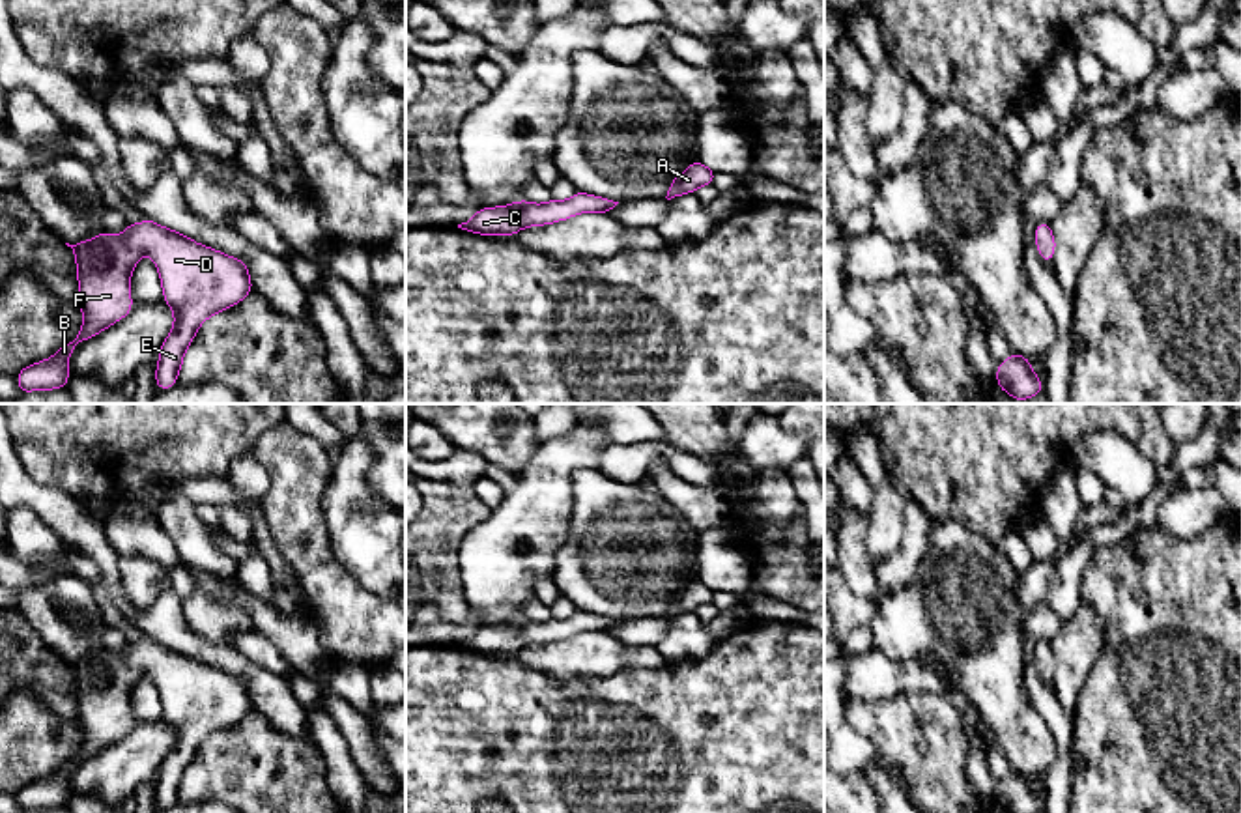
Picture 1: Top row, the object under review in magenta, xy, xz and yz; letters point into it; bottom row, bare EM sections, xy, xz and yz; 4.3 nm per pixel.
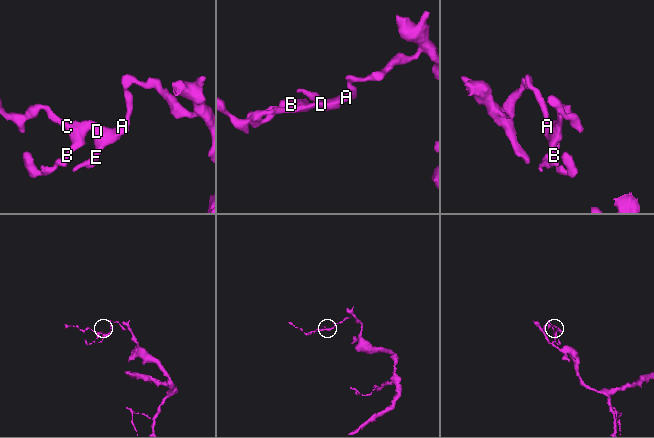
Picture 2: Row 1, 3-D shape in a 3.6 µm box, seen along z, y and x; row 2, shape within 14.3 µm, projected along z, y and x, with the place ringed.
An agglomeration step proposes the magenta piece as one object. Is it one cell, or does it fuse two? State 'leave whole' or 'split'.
leave whole

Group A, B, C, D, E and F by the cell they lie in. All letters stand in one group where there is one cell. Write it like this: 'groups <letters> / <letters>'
groups A B C D E F

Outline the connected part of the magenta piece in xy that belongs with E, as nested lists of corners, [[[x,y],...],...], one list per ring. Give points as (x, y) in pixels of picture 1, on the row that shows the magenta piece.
[[[150,219],[136,224],[127,224],[121,235],[112,235],[105,230],[90,241],[65,245],[73,249],[77,260],[77,305],[82,308],[84,321],[78,335],[71,342],[64,344],[50,359],[24,366],[17,374],[21,394],[30,391],[52,391],[67,387],[67,361],[73,349],[133,310],[131,273],[144,254],[150,254],[157,265],[163,284],[163,299],[174,310],[174,327],[159,348],[159,364],[155,370],[159,391],[166,391],[178,383],[178,374],[183,366],[183,353],[194,340],[198,327],[209,316],[237,305],[252,292],[249,267],[243,260],[235,260],[221,250],[204,247],[187,235],[168,230]]]

